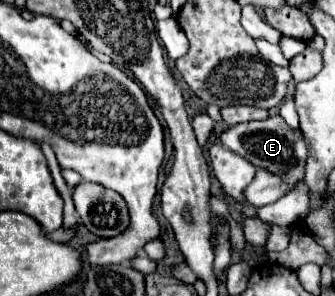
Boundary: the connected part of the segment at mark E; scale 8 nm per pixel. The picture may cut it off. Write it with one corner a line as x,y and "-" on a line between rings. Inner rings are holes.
280,114
260,122
242,122
242,124
228,126
220,134
220,142
228,150
244,156
256,168
264,168
276,176
282,176
284,182
288,184
288,192
294,190
298,182
304,182
304,166
308,158
308,146
304,142
304,134
298,128
296,130
290,128

